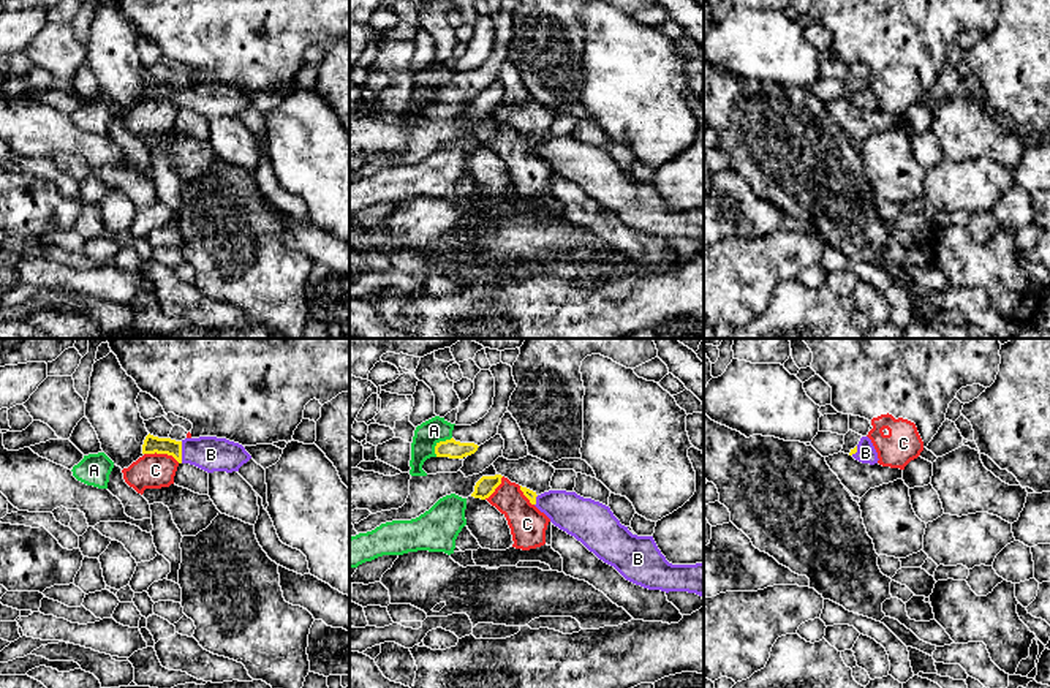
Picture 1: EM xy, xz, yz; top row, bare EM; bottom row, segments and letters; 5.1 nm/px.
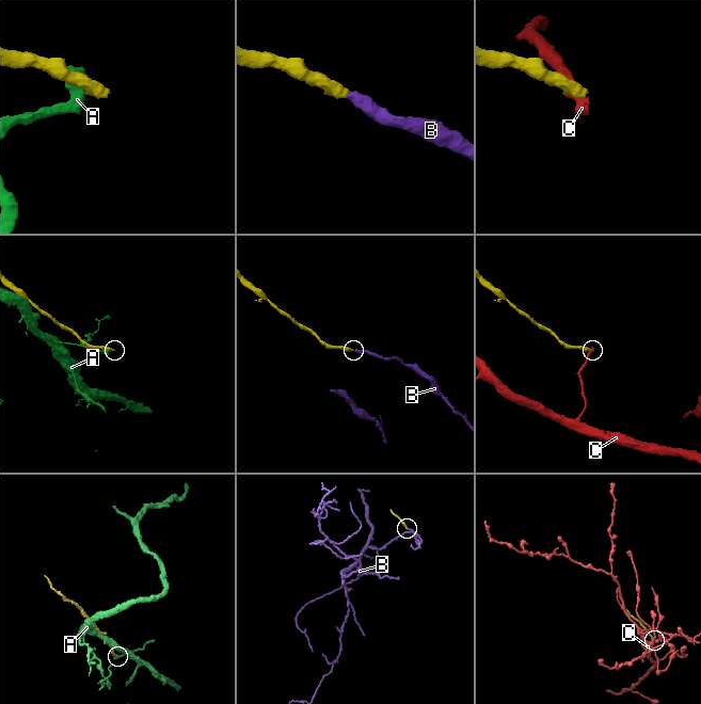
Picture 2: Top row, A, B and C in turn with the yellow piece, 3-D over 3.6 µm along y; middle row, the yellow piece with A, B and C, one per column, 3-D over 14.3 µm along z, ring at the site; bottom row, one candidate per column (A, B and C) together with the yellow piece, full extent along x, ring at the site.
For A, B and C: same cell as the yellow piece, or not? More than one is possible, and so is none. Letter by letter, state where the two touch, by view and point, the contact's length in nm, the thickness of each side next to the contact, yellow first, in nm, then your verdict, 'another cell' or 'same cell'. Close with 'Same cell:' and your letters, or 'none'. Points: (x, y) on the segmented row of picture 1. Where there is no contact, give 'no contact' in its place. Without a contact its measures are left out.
A: meets yellow in xz at (438, 443); contact 130 nm long; 100 nm thick on the yellow side, 130 nm on the other; another cell
B: meets yellow in xy at (181, 453); contact 110 nm long; 90 nm thick on the yellow side, 180 nm on the other; same cell
C: meets yellow in xy at (162, 453); contact 190 nm long; 90 nm thick on the yellow side, 180 nm on the other; another cell
Same cell: B

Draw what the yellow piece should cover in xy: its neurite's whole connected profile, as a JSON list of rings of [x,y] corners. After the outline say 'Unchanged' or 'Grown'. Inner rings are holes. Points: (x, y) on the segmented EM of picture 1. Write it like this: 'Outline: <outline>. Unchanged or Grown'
Outline: [[[147,435],[142,444],[142,454],[168,454],[179,463],[195,465],[207,473],[239,471],[251,456],[239,443],[217,437],[185,438],[176,441]]]. Grown

